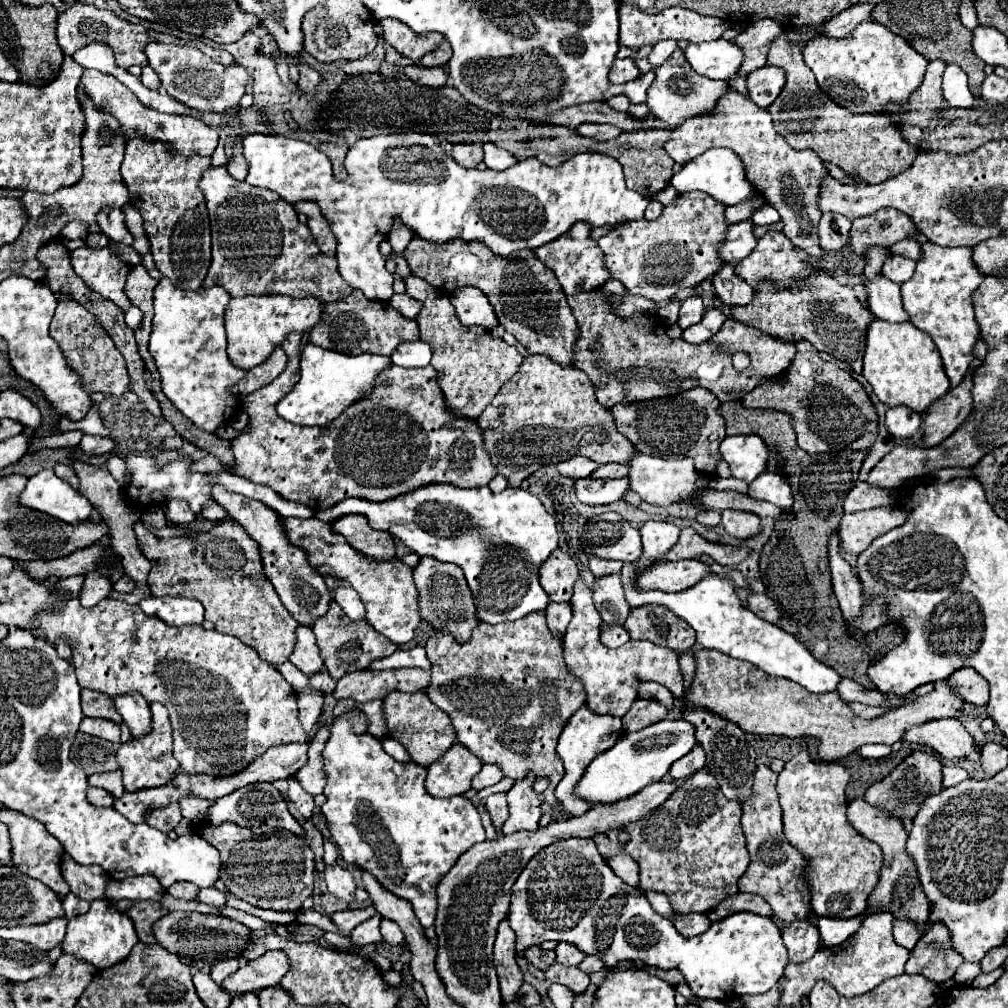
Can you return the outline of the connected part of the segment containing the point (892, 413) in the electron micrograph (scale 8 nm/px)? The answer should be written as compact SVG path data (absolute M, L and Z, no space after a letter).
M906 406L890 408L886 412L886 428L894 438L900 438L900 440L908 440L914 434L918 434L920 422L922 422L922 416L920 414L916 416L916 412L908 410Z

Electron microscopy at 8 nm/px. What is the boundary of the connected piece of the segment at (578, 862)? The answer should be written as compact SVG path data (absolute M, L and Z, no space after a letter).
M568 838L568 840L556 842L556 844L548 846L548 848L542 848L542 850L528 862L528 866L524 868L524 872L518 876L516 894L512 894L512 896L514 896L516 900L510 900L508 922L510 922L512 930L516 932L516 950L518 950L518 952L524 952L524 950L530 948L530 946L540 946L544 940L566 940L566 942L578 946L578 948L580 948L582 952L586 952L586 954L598 954L598 952L600 952L600 958L606 962L608 968L616 966L616 962L622 962L622 960L642 960L642 962L646 962L648 966L656 966L656 968L662 968L662 970L672 970L672 968L676 968L676 970L682 972L686 984L690 986L690 990L692 990L694 996L698 996L698 998L716 998L716 1000L722 1000L722 1002L726 1000L726 1002L728 1002L728 1000L734 1000L734 998L744 996L744 994L764 994L764 992L768 992L768 990L780 980L780 976L784 974L784 966L788 964L788 950L786 950L786 946L784 946L784 942L782 942L780 930L774 926L774 922L772 922L770 918L758 916L758 914L752 914L752 912L732 914L732 916L728 916L728 918L724 918L724 920L720 920L720 922L714 922L704 934L694 936L694 938L684 938L684 936L674 928L674 924L672 924L668 918L662 918L658 912L652 910L652 906L650 906L650 902L646 900L646 896L644 896L642 890L628 886L624 880L620 880L620 878L612 872L612 868L610 868L610 866L606 864L606 860L600 856L594 840Z

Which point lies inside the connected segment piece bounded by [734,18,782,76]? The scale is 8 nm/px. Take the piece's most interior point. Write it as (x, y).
(755, 39)

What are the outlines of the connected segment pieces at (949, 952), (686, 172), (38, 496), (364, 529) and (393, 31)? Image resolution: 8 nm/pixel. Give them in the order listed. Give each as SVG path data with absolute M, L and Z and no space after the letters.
M934 924L930 932L920 938L916 948L910 952L904 972L922 974L932 982L942 984L954 976L956 968L962 962L964 958L950 946L948 928L944 924Z
M712 148L700 156L696 156L694 160L686 162L680 170L680 192L692 192L692 190L702 190L710 196L714 196L718 202L732 206L738 204L740 200L752 196L756 190L752 188L752 184L748 184L746 176L744 176L744 168L740 158L728 150L728 148Z
M52 468L40 470L36 476L28 478L28 484L20 494L20 506L50 514L70 524L86 520L92 512L92 504L68 482L58 478Z
M356 514L344 516L344 518L336 520L332 526L358 552L362 552L366 556L372 556L376 560L390 560L390 558L394 558L396 546L394 546L392 536L388 532L372 530L364 516L356 516Z
M384 18L380 20L380 24L384 28L384 42L388 42L404 58L410 58L412 62L418 62L424 54L438 48L440 42L444 40L444 36L438 32L416 34L412 32L412 28L408 28L404 22L396 18Z

